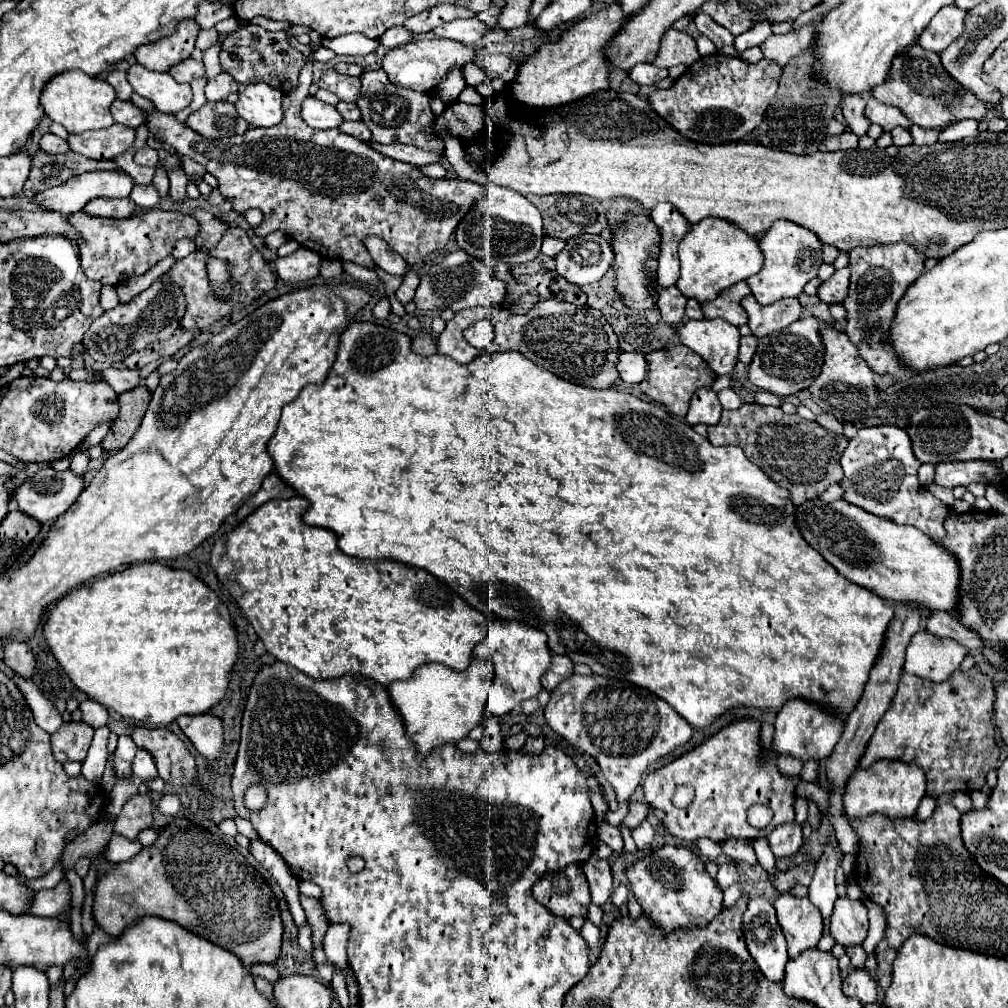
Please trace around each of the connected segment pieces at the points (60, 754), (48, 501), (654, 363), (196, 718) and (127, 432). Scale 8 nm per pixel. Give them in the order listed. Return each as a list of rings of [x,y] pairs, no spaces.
[[[68,721],[52,735],[52,753],[60,763],[84,761],[94,729],[84,721]]]
[[[44,467],[40,469],[36,475],[26,477],[26,481],[18,487],[14,487],[14,491],[10,493],[10,501],[14,503],[14,507],[18,507],[22,513],[26,513],[28,517],[36,519],[38,523],[46,525],[50,521],[54,521],[58,515],[62,515],[64,511],[70,509],[70,505],[78,499],[80,491],[84,487],[84,481],[80,475],[74,475],[72,471],[54,471],[52,467]]]
[[[684,345],[652,351],[646,355],[646,361],[648,361],[648,373],[646,373],[646,379],[640,383],[642,393],[652,401],[664,405],[670,413],[678,417],[686,417],[694,391],[700,387],[710,387],[714,381],[714,371],[704,363],[700,355],[696,355],[692,349]]]
[[[210,713],[204,715],[182,715],[176,719],[184,735],[192,741],[196,751],[206,761],[216,761],[224,749],[224,727],[222,721]]]
[[[142,385],[134,387],[132,391],[118,395],[118,403],[120,403],[120,415],[112,425],[112,429],[108,431],[108,435],[104,437],[104,441],[100,443],[100,447],[110,455],[116,449],[124,447],[124,443],[128,443],[128,439],[134,435],[136,427],[140,427],[140,421],[150,403],[150,391]]]

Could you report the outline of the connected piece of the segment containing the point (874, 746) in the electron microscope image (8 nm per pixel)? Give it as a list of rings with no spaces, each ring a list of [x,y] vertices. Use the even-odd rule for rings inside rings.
[[[976,667],[966,673],[956,671],[942,683],[928,683],[926,679],[902,673],[900,687],[888,711],[878,721],[872,739],[858,761],[858,769],[866,769],[878,759],[900,759],[904,763],[916,763],[926,771],[926,793],[930,797],[980,789],[988,771],[996,769],[1000,755],[990,721],[992,705],[992,681]]]

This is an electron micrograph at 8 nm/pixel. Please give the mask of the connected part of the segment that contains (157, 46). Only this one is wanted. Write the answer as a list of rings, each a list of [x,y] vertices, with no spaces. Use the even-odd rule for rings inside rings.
[[[192,19],[184,21],[176,29],[176,33],[160,39],[152,45],[138,47],[138,53],[134,53],[134,57],[146,69],[170,71],[170,67],[186,61],[192,55],[198,31],[200,31],[200,27],[196,21],[192,21]]]

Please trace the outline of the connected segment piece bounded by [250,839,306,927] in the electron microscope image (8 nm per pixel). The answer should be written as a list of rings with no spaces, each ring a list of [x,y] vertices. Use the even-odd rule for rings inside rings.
[[[250,839],[250,853],[256,857],[256,861],[260,861],[274,875],[274,879],[278,881],[278,885],[284,891],[284,897],[288,899],[290,913],[292,913],[296,925],[300,927],[306,921],[306,915],[304,915],[304,909],[300,905],[298,879],[288,869],[288,863],[274,851],[274,847],[264,843],[262,839]]]

